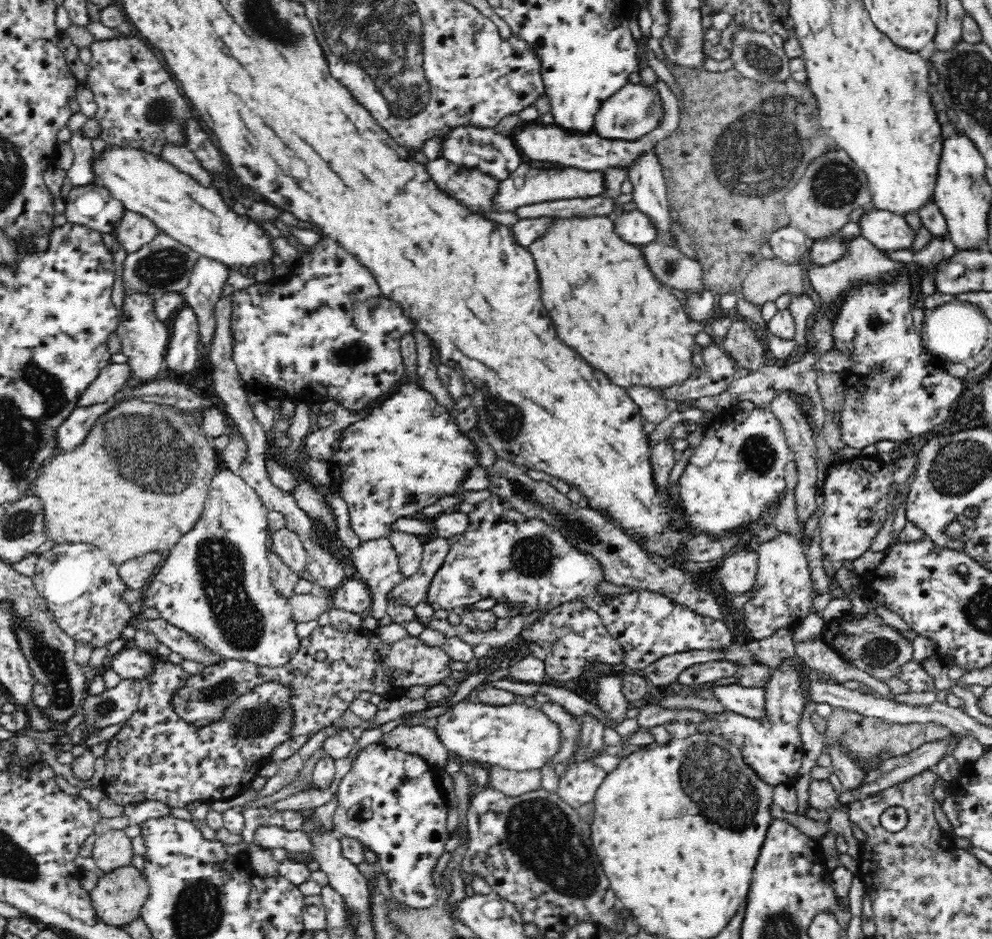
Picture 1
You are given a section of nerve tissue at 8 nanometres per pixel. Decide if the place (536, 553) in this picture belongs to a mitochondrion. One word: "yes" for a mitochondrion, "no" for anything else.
yes

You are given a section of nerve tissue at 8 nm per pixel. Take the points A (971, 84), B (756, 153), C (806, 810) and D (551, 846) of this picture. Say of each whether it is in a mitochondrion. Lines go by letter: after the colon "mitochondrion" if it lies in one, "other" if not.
A: mitochondrion
B: mitochondrion
C: other
D: mitochondrion

